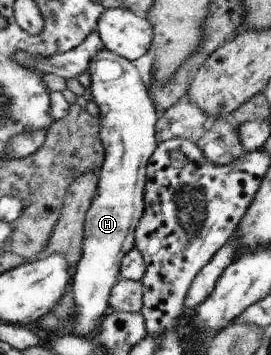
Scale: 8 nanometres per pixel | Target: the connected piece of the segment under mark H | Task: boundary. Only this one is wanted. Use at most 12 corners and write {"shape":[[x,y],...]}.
{"shape":[[129,59],[90,61],[106,157],[72,277],[72,333],[108,309],[146,207],[158,149],[150,91]]}

